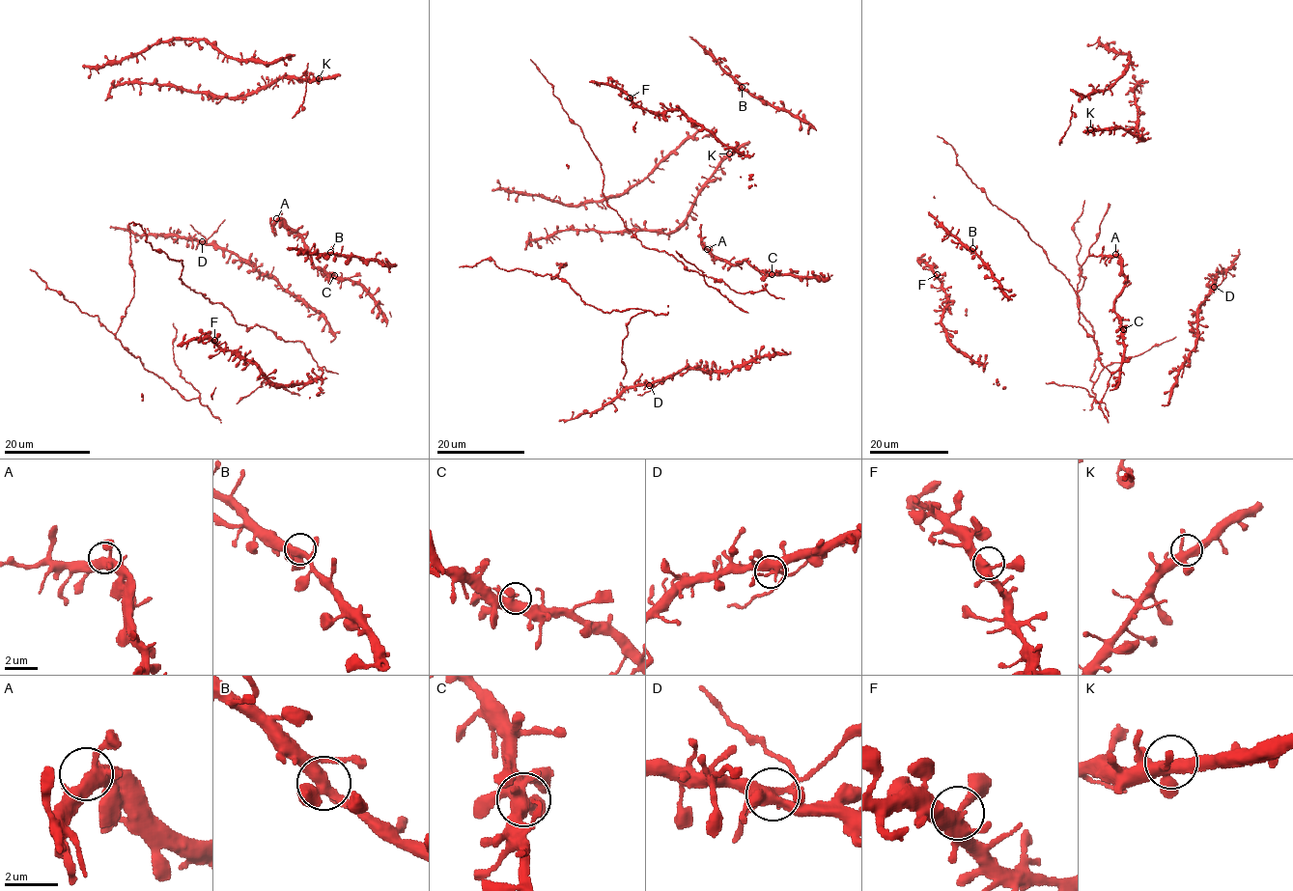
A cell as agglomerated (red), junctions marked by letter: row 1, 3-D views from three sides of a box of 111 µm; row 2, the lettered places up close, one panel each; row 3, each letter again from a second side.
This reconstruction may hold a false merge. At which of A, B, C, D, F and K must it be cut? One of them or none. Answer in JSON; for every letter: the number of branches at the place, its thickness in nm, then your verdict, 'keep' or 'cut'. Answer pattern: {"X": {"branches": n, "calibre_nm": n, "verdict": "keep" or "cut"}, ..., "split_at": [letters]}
{"A": {"branches": 5, "calibre_nm": 400, "verdict": "keep"}, "B": {"branches": 5, "calibre_nm": 360, "verdict": "keep"}, "C": {"branches": 5, "calibre_nm": 440, "verdict": "keep"}, "D": {"branches": 5, "calibre_nm": 400, "verdict": "cut"}, "F": {"branches": 5, "calibre_nm": 360, "verdict": "keep"}, "K": {"branches": 4, "calibre_nm": 400, "verdict": "keep"}, "split_at": ["D"]}

